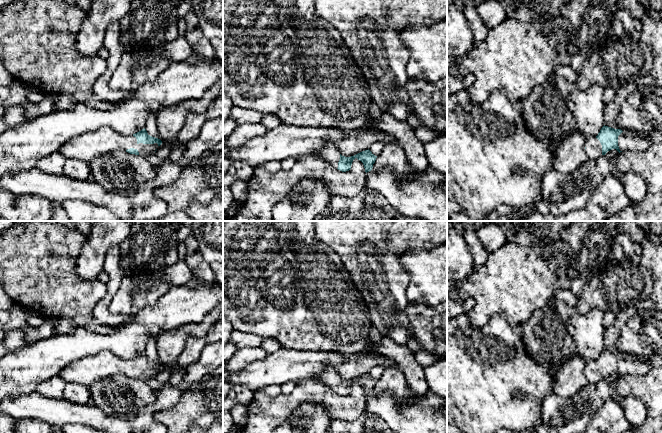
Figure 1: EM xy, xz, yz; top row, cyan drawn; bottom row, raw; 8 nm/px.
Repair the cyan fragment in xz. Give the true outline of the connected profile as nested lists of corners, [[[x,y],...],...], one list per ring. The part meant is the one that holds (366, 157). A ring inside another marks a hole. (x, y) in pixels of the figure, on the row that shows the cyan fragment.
[[[327,144],[320,153],[320,158],[332,165],[334,168],[346,172],[351,169],[355,158],[360,160],[365,168],[369,193],[379,194],[385,197],[401,214],[407,217],[420,218],[422,221],[447,221],[447,173],[437,172],[435,169],[427,168],[420,171],[415,170],[407,178],[397,176],[390,169],[373,172],[375,156],[369,149],[354,156],[342,156],[335,144]]]

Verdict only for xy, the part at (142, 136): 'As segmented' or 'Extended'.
Extended

